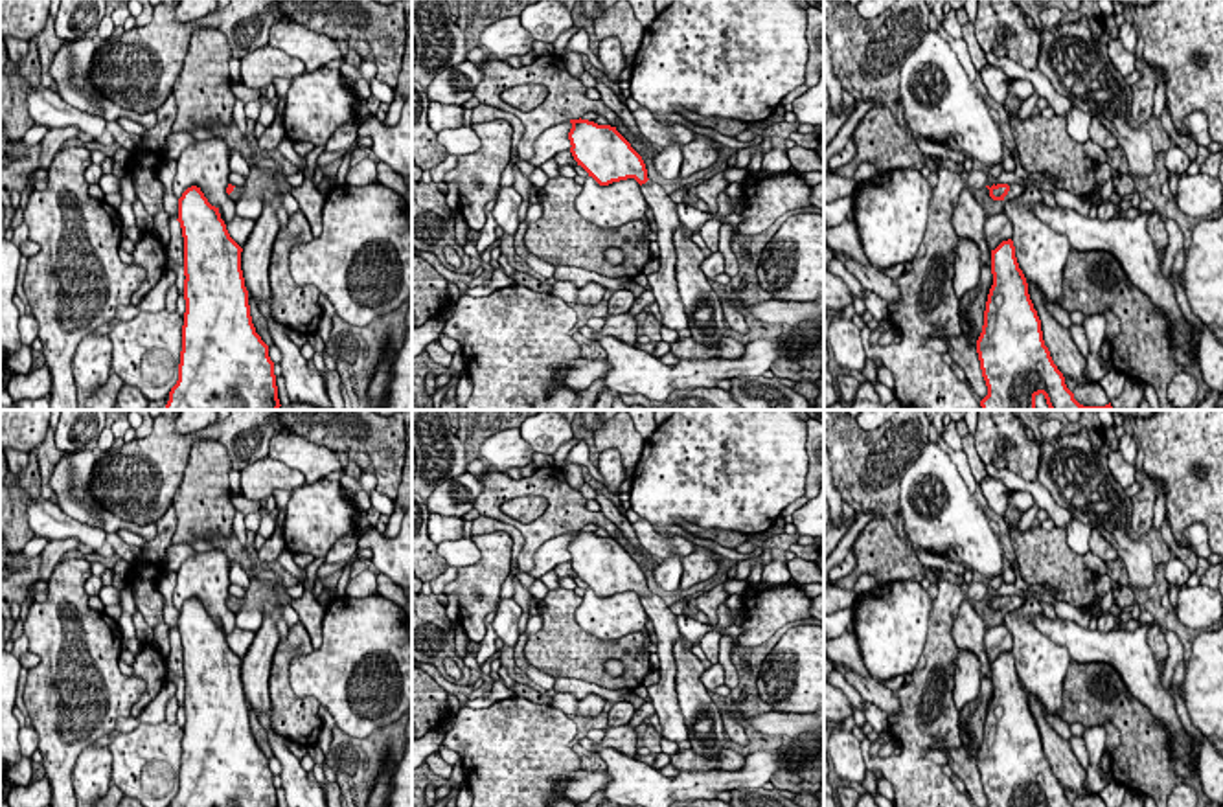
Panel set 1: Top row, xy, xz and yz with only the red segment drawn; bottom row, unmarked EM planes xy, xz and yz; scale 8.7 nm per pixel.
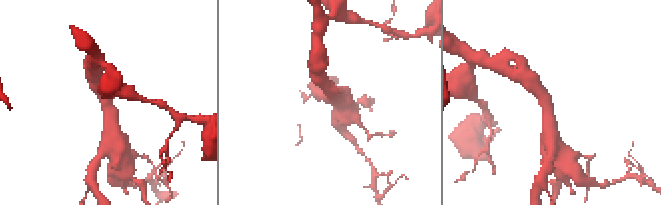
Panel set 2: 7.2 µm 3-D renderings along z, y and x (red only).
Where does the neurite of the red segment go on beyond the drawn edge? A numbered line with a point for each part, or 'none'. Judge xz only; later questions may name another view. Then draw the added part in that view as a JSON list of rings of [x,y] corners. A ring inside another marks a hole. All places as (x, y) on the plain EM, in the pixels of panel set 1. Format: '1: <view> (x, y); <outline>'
1: xz (662, 695); [[[655,592],[642,596],[642,607],[647,618],[653,621],[653,631],[658,638],[657,649],[660,656],[660,680],[647,688],[647,700],[653,704],[660,721],[662,737],[679,744],[688,739],[688,728],[684,724],[675,691],[677,665],[673,658],[673,643],[680,636],[677,616]]]

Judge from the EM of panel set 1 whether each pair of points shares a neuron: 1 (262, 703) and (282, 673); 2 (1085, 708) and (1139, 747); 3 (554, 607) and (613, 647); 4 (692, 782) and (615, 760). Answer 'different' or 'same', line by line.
1: different
2: same
3: same
4: same

